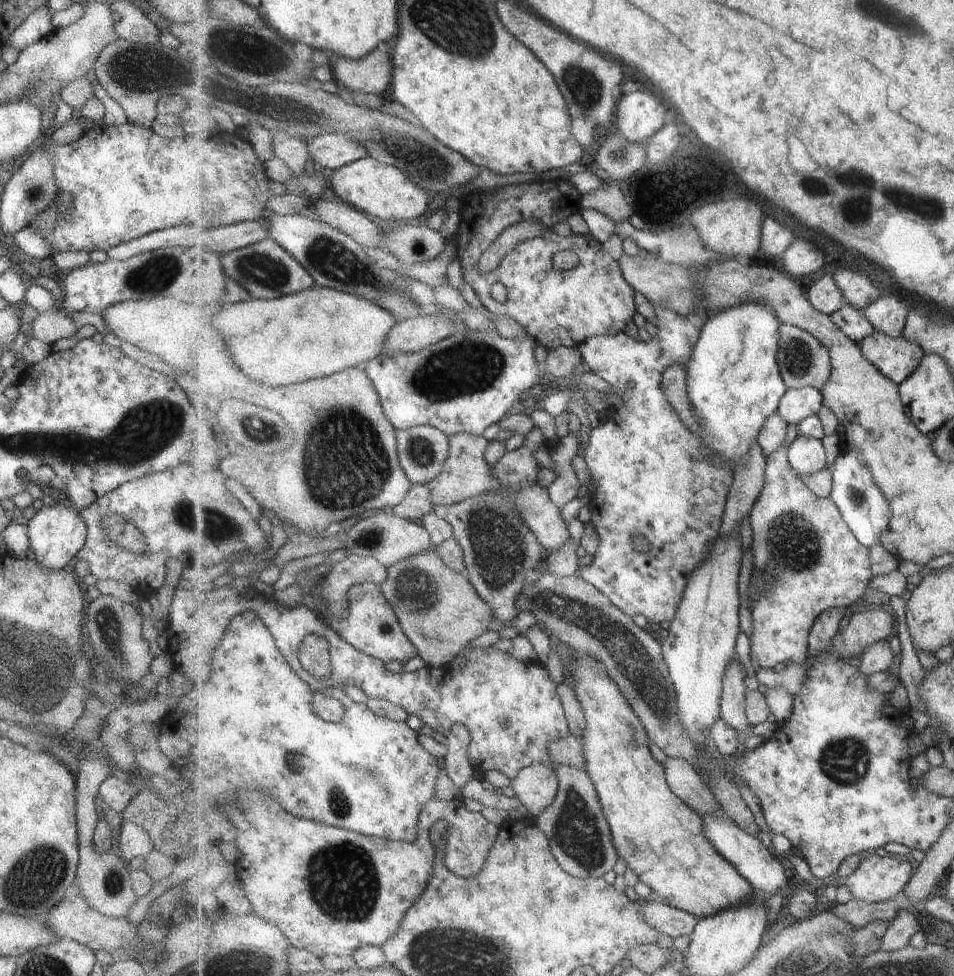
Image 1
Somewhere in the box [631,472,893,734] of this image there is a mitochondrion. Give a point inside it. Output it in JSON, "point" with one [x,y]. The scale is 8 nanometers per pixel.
{"point":[794,545]}

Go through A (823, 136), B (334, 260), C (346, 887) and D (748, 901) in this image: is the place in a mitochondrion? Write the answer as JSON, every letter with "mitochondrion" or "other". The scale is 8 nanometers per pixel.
{"A":"other","B":"mitochondrion","C":"mitochondrion","D":"other"}

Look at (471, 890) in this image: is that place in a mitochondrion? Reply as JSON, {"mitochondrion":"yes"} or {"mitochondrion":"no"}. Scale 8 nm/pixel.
{"mitochondrion":"no"}

